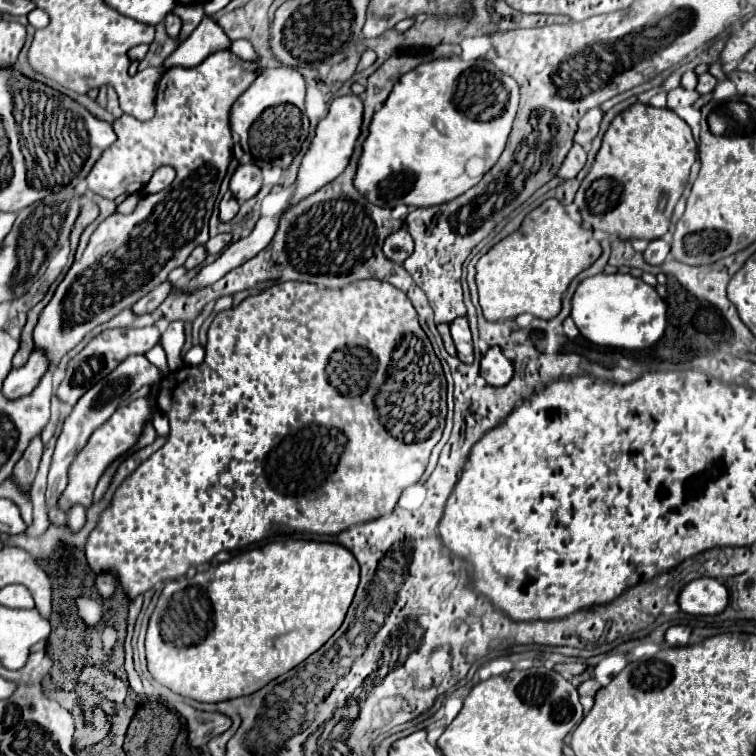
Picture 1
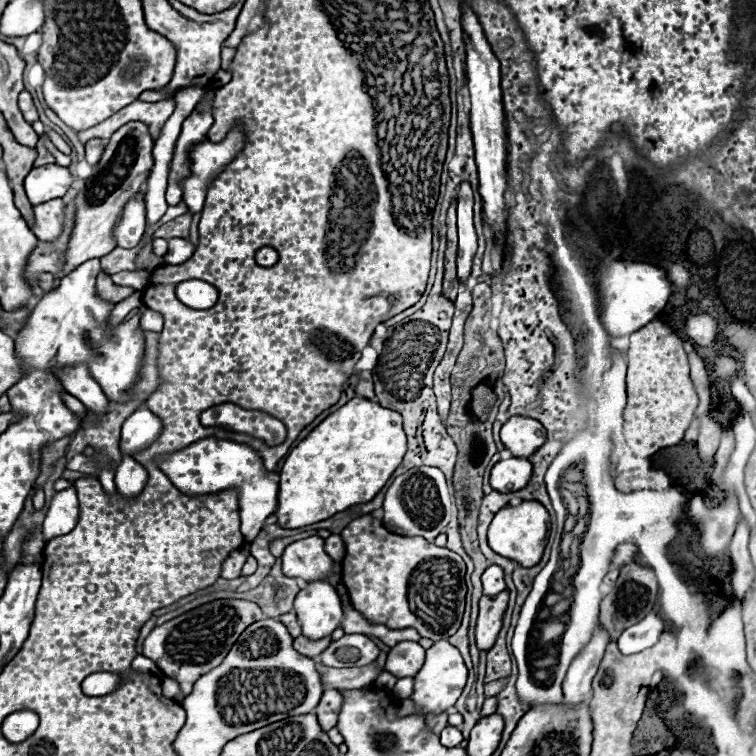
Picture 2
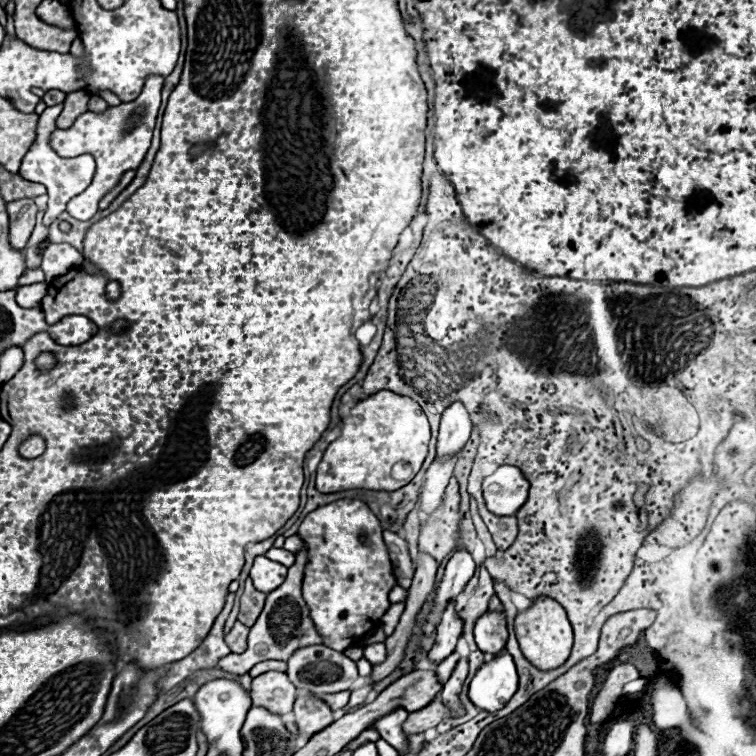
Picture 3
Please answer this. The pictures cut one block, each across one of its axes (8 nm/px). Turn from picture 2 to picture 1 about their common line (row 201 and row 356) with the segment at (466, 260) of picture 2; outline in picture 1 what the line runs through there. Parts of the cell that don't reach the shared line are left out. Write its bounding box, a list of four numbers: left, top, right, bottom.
[450,316,472,362]

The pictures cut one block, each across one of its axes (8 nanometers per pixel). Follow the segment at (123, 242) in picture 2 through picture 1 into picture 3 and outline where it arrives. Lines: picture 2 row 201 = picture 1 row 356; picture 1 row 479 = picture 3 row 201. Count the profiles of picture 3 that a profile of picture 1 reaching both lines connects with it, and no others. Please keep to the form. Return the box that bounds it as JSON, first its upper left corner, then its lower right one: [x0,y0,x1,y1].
[20,104,96,226]

